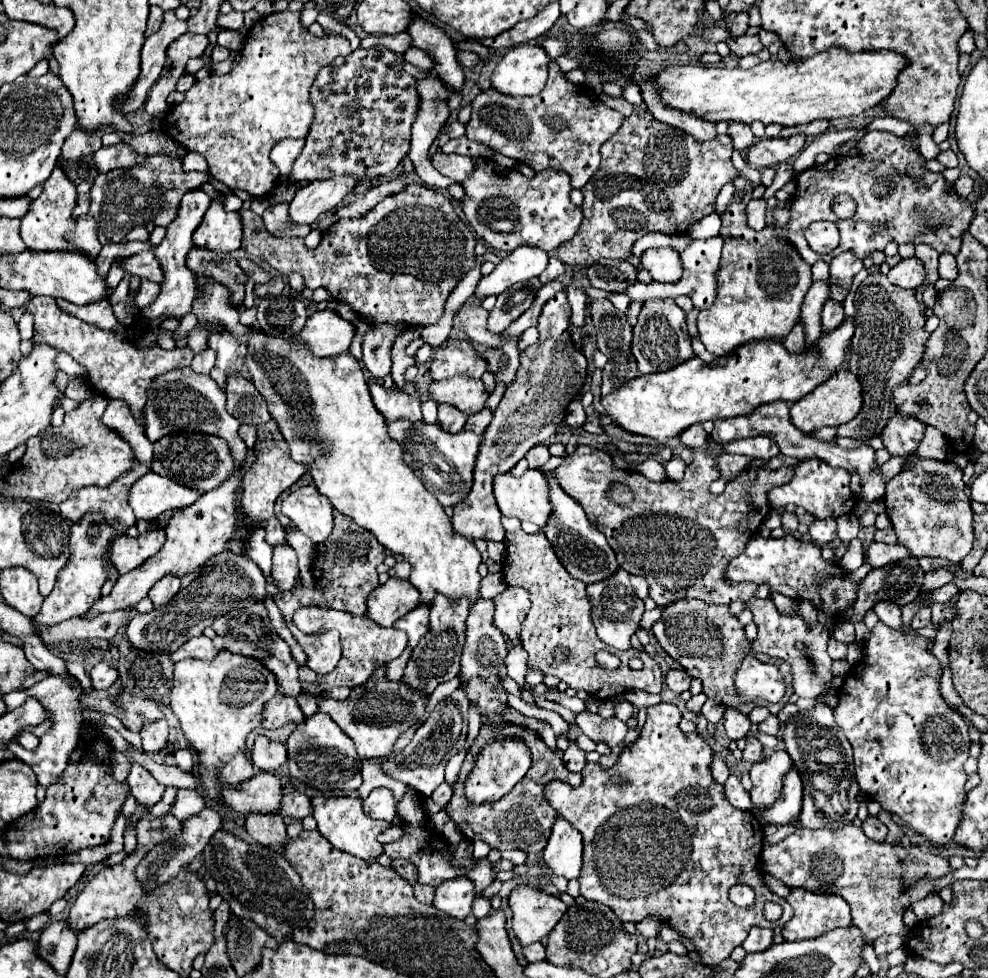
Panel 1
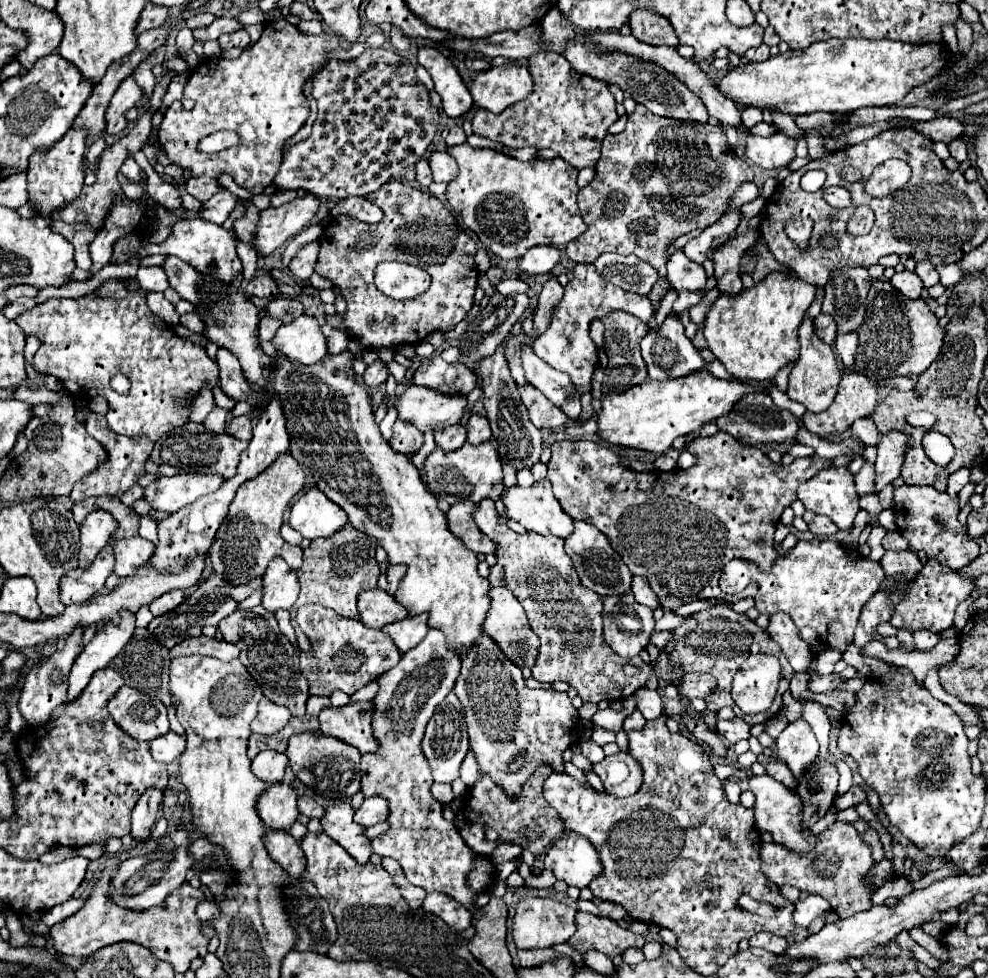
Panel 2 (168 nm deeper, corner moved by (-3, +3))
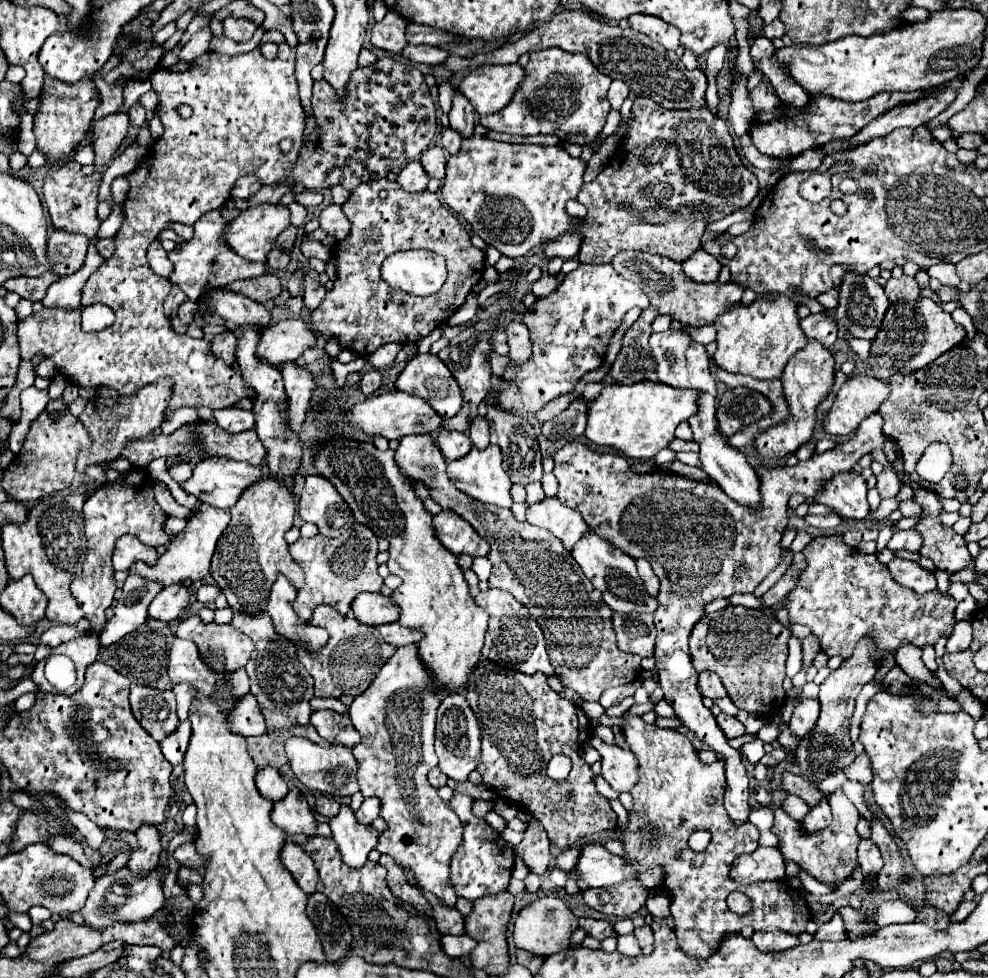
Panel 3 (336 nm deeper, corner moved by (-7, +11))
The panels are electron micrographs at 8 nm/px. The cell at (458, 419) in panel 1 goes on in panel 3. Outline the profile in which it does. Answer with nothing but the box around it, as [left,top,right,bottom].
[437,431,473,461]

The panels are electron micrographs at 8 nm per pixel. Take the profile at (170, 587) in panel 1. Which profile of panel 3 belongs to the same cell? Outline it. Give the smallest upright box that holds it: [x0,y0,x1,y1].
[147,585,191,623]

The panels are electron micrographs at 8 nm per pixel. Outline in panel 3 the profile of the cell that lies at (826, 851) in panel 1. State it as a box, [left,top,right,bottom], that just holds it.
[731,847,785,883]

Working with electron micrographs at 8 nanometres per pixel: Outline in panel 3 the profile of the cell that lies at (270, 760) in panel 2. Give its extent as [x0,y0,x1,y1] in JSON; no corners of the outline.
[255,767,287,801]

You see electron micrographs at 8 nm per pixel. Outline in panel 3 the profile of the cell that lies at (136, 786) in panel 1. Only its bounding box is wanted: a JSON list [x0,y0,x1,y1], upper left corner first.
[125,825,161,877]

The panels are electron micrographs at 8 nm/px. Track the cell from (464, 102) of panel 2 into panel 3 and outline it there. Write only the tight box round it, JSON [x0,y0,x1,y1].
[449,93,475,139]

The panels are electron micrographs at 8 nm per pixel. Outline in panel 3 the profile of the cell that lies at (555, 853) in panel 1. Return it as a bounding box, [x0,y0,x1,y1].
[577,843,635,887]

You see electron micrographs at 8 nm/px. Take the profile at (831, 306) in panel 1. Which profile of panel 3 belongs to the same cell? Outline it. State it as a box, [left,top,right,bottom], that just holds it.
[801,313,837,347]

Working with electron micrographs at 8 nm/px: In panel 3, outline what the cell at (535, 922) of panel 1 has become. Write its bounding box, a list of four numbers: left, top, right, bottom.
[513,897,577,957]

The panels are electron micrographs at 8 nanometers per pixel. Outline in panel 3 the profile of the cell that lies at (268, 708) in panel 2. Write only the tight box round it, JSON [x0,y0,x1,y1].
[227,693,265,737]

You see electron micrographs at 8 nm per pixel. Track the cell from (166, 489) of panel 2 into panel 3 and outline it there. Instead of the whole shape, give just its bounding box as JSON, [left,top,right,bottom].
[183,457,263,509]

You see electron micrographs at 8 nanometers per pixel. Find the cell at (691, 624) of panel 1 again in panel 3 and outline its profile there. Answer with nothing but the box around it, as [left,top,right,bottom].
[689,605,791,713]

